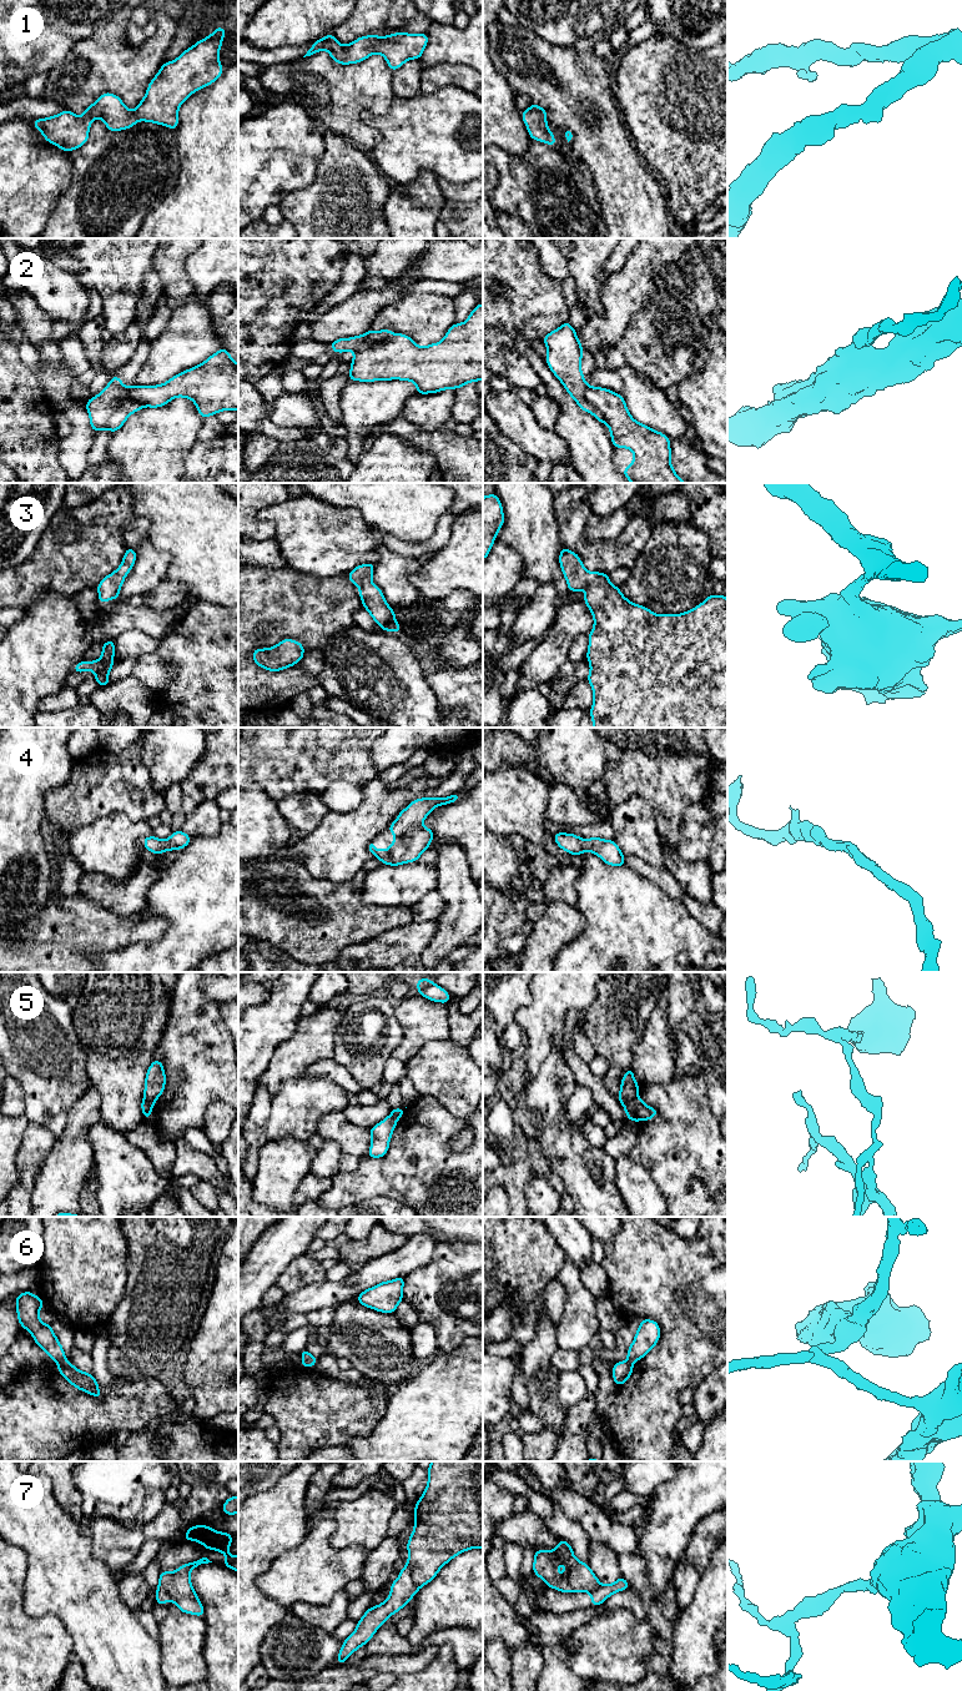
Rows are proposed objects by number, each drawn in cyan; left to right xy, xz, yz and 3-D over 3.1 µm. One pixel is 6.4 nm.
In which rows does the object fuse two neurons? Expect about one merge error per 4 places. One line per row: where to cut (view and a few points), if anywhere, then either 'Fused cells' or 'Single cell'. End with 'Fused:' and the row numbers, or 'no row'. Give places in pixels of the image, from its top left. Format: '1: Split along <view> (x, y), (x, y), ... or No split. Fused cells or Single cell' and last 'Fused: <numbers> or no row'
1: No split. Single cell
2: Split along xz (392, 333), (384, 340), (354, 353). Fused cells
3: No split. Single cell
4: No split. Single cell
5: Split along yz (636, 1093), (624, 1106). Fused cells
6: Split along xy (66, 1360), (58, 1364). Fused cells
7: Split along xz (404, 1568), (409, 1571), (413, 1583), (418, 1588). Fused cells
Fused: 2, 5, 6, 7

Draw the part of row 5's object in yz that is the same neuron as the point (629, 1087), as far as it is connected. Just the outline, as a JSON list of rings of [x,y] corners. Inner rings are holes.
[[[629,1068],[621,1079],[618,1101],[623,1106],[626,1106],[638,1094],[638,1091],[639,1091],[639,1084],[634,1078],[633,1070]]]

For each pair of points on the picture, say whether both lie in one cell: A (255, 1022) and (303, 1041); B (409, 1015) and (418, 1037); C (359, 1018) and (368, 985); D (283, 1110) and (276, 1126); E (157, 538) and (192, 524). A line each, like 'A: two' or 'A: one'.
A: two
B: one
C: two
D: one
E: one

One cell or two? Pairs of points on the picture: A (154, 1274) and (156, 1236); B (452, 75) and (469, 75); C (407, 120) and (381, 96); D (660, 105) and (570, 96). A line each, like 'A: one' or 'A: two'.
A: one
B: one
C: two
D: two

